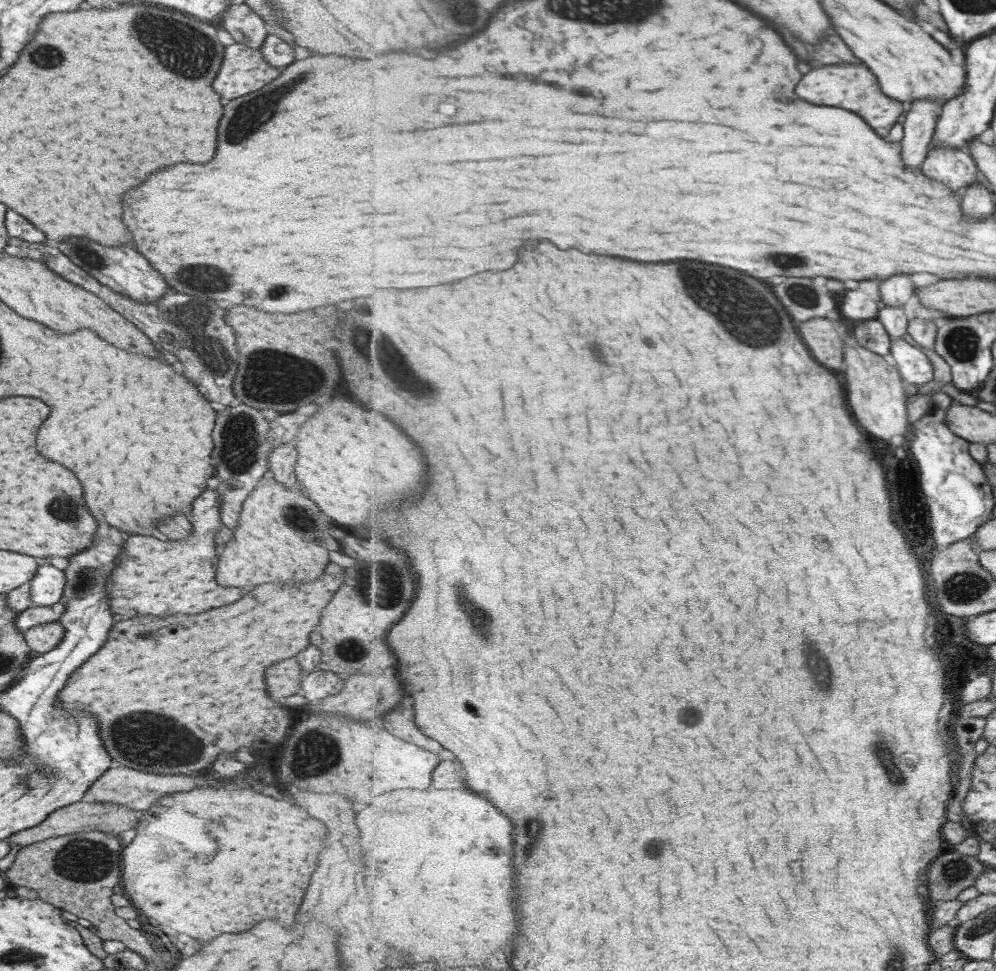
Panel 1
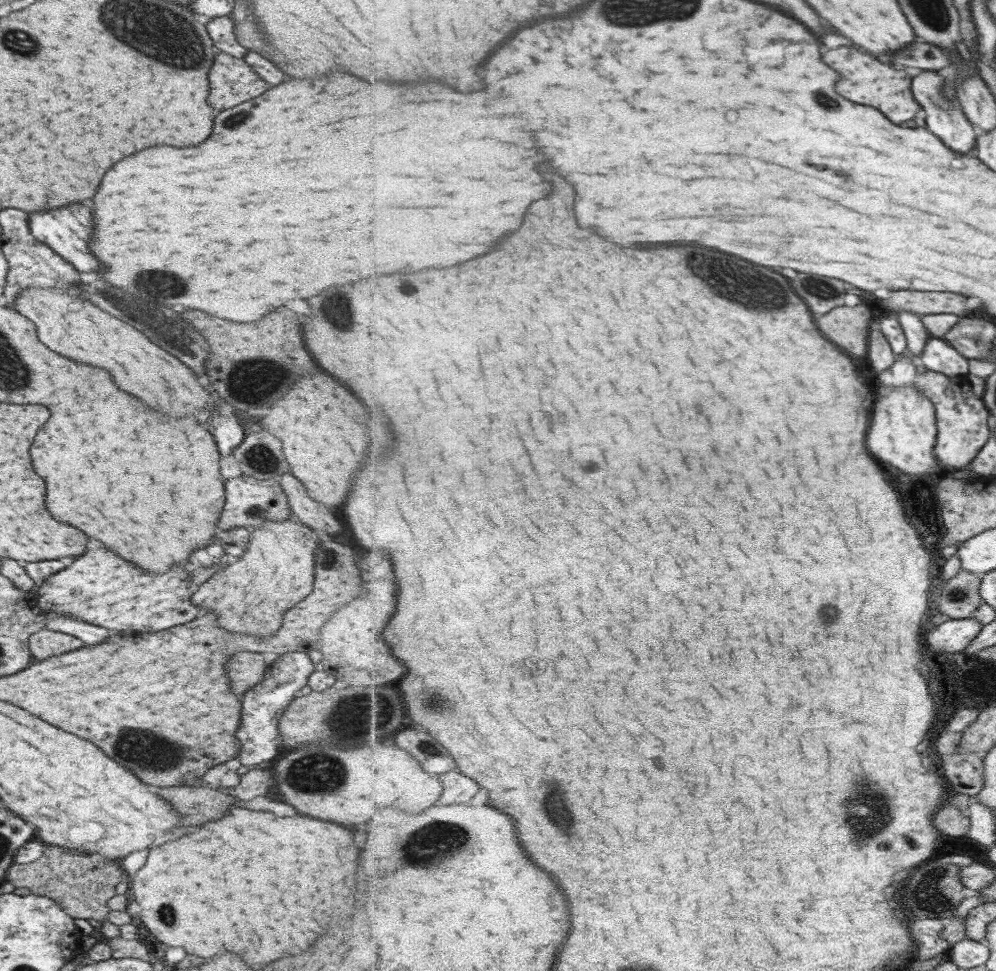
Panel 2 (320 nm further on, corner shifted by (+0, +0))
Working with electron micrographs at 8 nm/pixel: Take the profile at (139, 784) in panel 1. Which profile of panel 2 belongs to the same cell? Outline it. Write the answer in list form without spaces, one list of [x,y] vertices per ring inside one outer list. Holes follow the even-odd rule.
[[[250,768],[250,771],[240,776],[239,782],[233,788],[219,788],[219,790],[237,800],[251,800],[255,796],[265,795],[267,789],[273,786],[274,776],[271,768]]]

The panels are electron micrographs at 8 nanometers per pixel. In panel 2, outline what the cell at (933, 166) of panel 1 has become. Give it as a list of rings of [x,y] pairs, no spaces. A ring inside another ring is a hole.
[[[922,70],[914,79],[912,89],[914,97],[921,103],[926,112],[926,127],[941,137],[947,146],[950,146],[956,153],[969,154],[973,146],[978,144],[977,128],[967,118],[961,105],[954,105],[953,101],[946,95],[944,86],[946,78],[934,70]]]

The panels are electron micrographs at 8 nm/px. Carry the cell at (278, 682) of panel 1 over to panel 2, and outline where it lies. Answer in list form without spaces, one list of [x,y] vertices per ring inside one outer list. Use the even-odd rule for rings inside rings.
[[[235,652],[225,664],[225,674],[229,678],[231,692],[245,692],[261,680],[268,665],[255,652]]]

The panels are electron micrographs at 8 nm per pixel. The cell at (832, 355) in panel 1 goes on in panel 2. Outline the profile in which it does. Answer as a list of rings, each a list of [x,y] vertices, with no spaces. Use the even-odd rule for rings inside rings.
[[[839,306],[819,320],[823,334],[853,356],[867,356],[873,310],[869,306]]]

